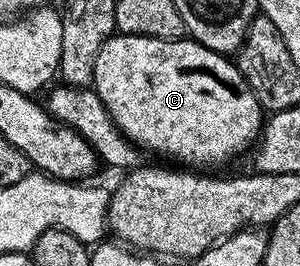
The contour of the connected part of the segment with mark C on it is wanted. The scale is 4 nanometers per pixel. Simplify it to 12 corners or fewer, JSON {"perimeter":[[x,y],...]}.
{"perimeter":[[112,35],[93,89],[126,139],[191,169],[256,142],[238,66]]}

